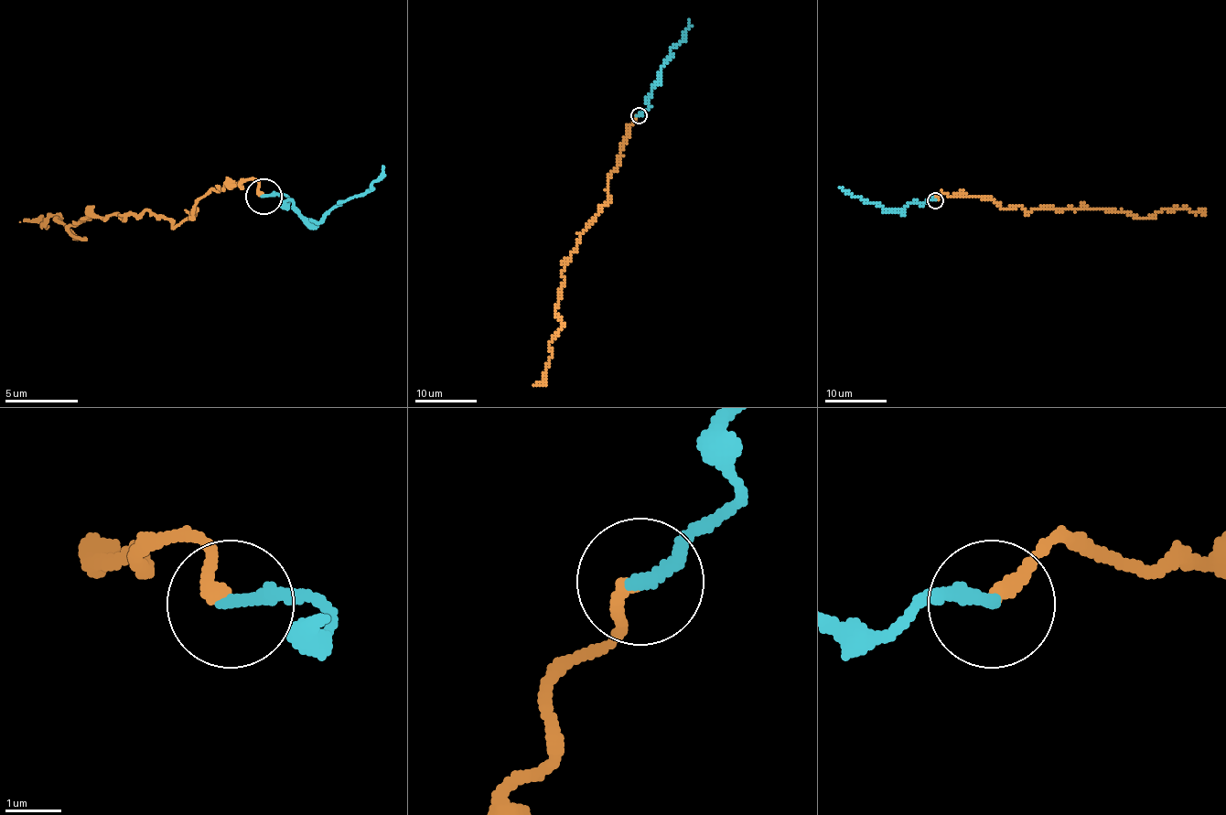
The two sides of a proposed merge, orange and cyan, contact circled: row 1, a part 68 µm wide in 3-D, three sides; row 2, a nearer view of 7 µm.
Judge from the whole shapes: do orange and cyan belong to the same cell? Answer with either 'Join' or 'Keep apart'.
Join

